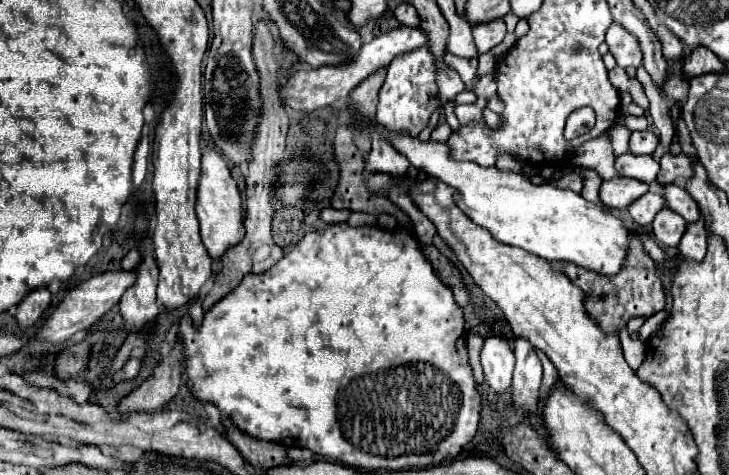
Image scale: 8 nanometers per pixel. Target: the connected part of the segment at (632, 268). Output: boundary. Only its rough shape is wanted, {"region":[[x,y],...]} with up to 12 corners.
{"region":[[631,239],[627,265],[599,277],[559,265],[605,333],[667,305],[655,261]]}

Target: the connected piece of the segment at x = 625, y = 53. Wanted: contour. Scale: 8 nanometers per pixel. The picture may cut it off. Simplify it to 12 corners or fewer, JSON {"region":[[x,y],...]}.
{"region":[[619,23],[605,41],[619,67],[641,65],[643,53],[635,35]]}

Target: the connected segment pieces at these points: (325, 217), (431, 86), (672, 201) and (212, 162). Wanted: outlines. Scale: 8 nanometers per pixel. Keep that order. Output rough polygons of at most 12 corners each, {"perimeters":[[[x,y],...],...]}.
{"perimeters":[[[331,209],[319,213],[319,219],[331,223],[345,223],[351,209]],[[433,55],[395,57],[377,123],[419,135],[439,107]],[[663,187],[667,207],[687,223],[699,221],[699,211],[683,187]],[[205,143],[195,203],[213,259],[243,239],[241,195]]]}

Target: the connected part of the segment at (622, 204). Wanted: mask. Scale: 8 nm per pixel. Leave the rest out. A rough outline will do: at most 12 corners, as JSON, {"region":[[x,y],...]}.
{"region":[[615,177],[603,181],[601,201],[627,209],[649,191],[643,181]]}

